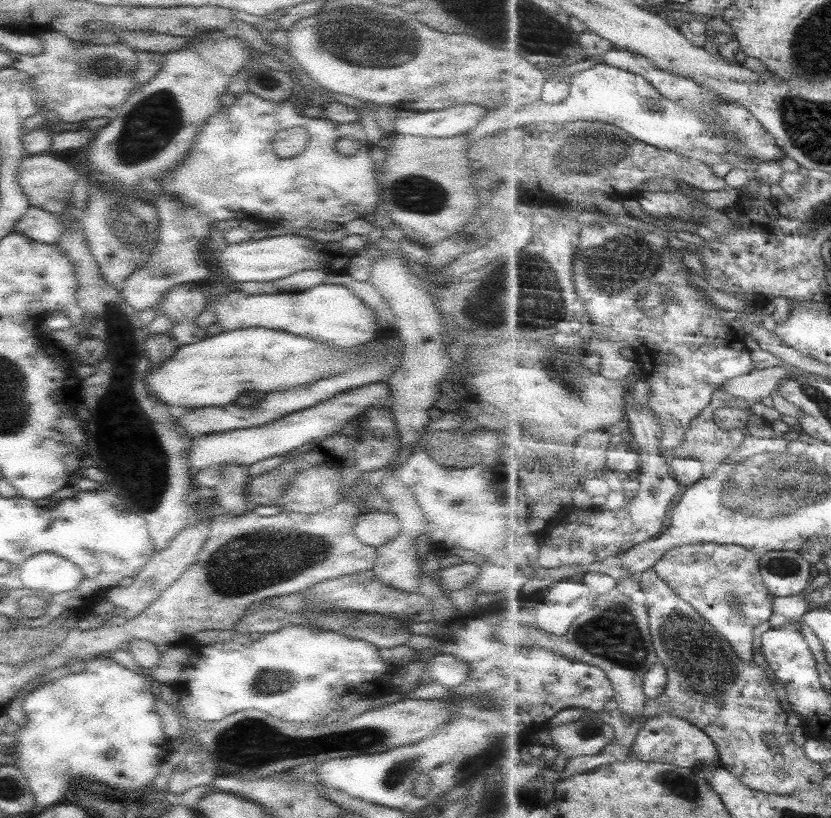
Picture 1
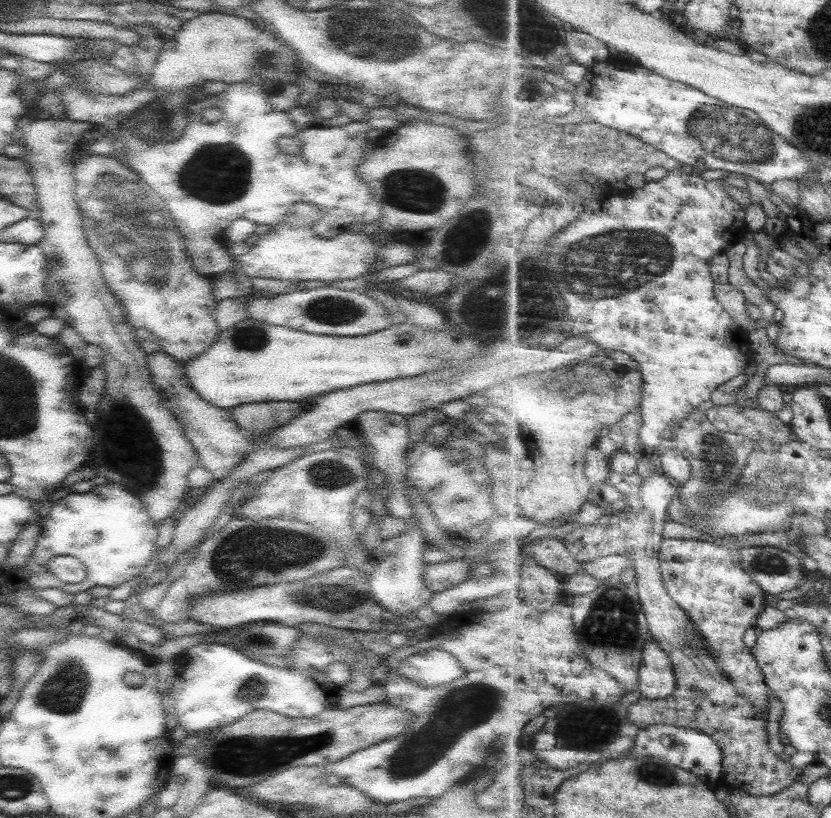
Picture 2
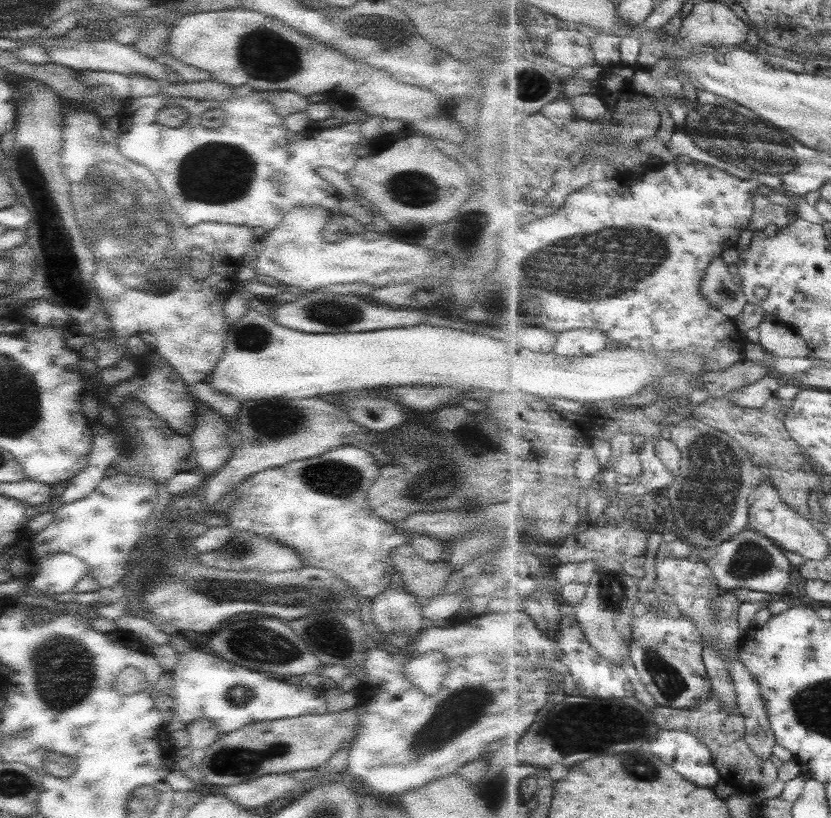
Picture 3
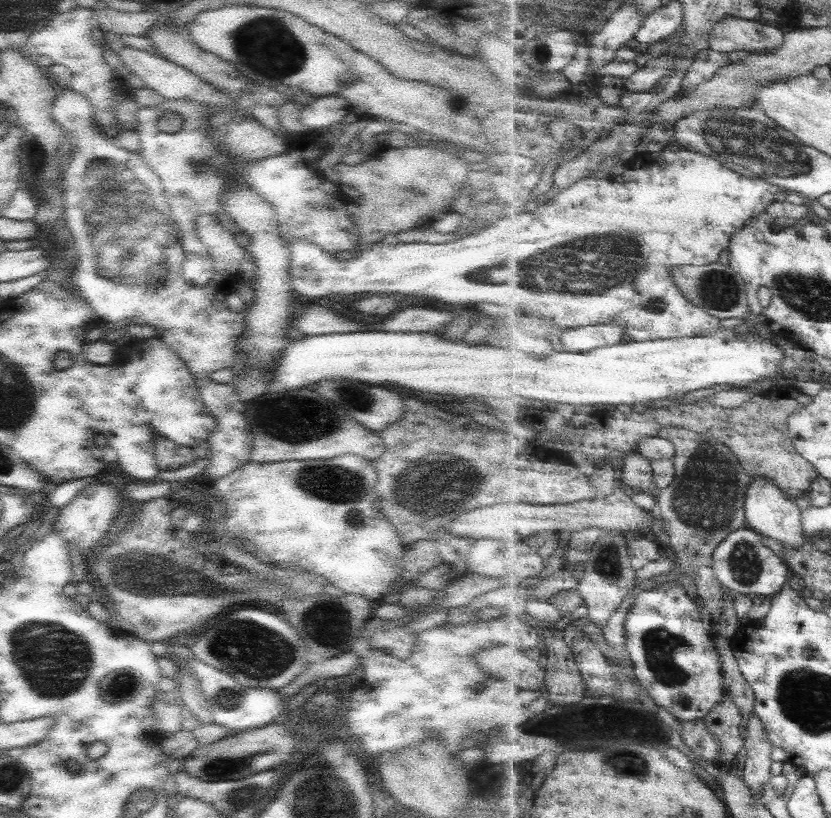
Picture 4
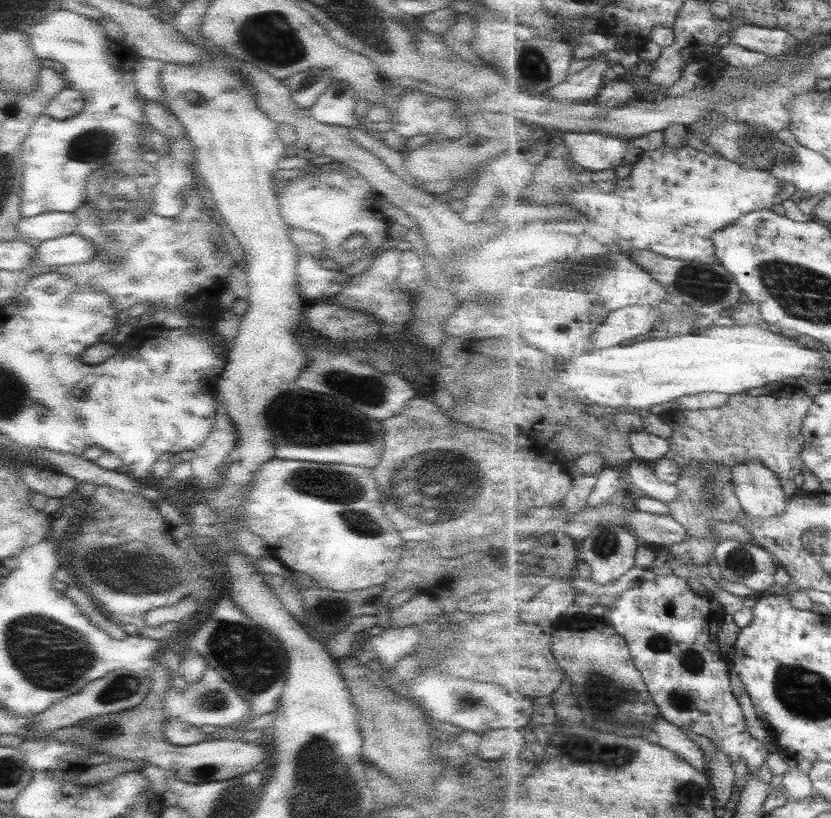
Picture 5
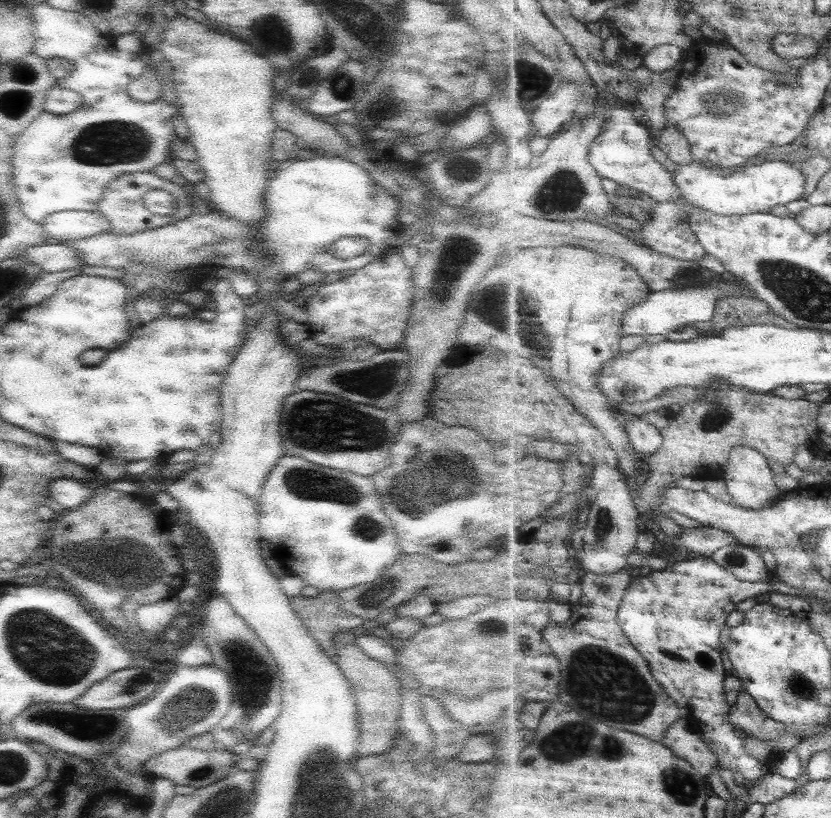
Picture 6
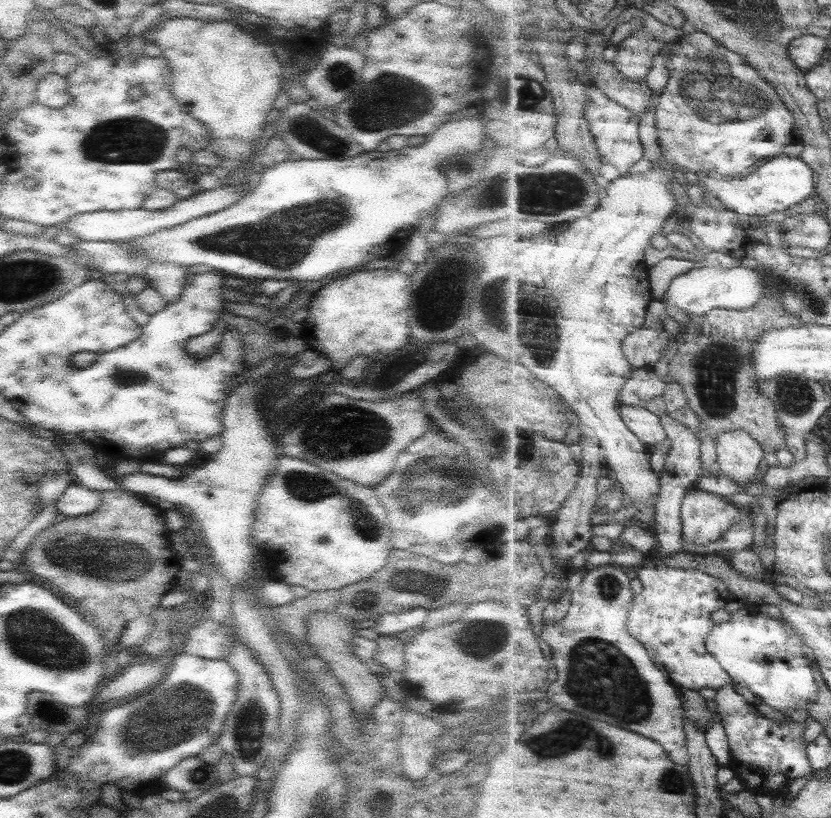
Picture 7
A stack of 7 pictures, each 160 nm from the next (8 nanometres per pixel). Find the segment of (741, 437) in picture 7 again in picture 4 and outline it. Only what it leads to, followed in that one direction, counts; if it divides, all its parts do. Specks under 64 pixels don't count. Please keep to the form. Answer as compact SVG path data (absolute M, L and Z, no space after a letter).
M756 477L747 490L744 509L746 510L746 524L748 528L761 535L774 538L785 545L800 547L804 543L804 530L802 529L802 510L792 502L782 488L770 478Z

